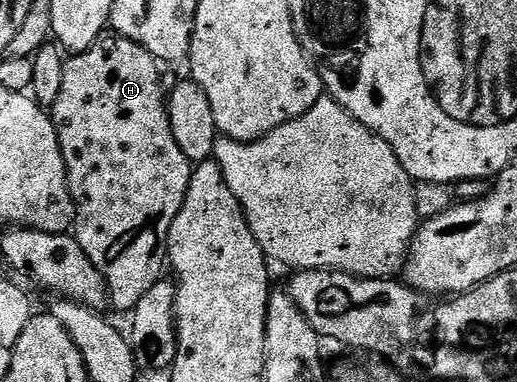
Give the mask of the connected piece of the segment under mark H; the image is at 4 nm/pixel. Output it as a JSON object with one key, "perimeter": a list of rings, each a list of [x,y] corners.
{"perimeter":[[[114,32],[98,38],[97,41],[89,47],[84,54],[76,54],[68,57],[65,62],[65,80],[61,83],[61,92],[57,95],[55,105],[50,107],[49,113],[51,121],[55,123],[57,140],[61,148],[61,156],[65,160],[65,172],[67,173],[67,183],[71,199],[75,201],[75,224],[73,227],[73,236],[81,244],[85,256],[101,272],[101,276],[107,281],[107,297],[110,305],[116,306],[119,310],[130,312],[135,309],[137,300],[153,288],[164,277],[163,266],[168,265],[167,260],[167,237],[169,228],[173,228],[173,220],[177,220],[177,212],[181,212],[181,204],[185,204],[185,196],[189,192],[189,180],[193,163],[187,159],[185,152],[181,152],[177,140],[173,140],[173,128],[169,120],[167,111],[167,98],[165,97],[165,86],[159,79],[160,63],[155,61],[155,57],[145,48],[141,48],[133,40],[122,38],[120,34]]]}

